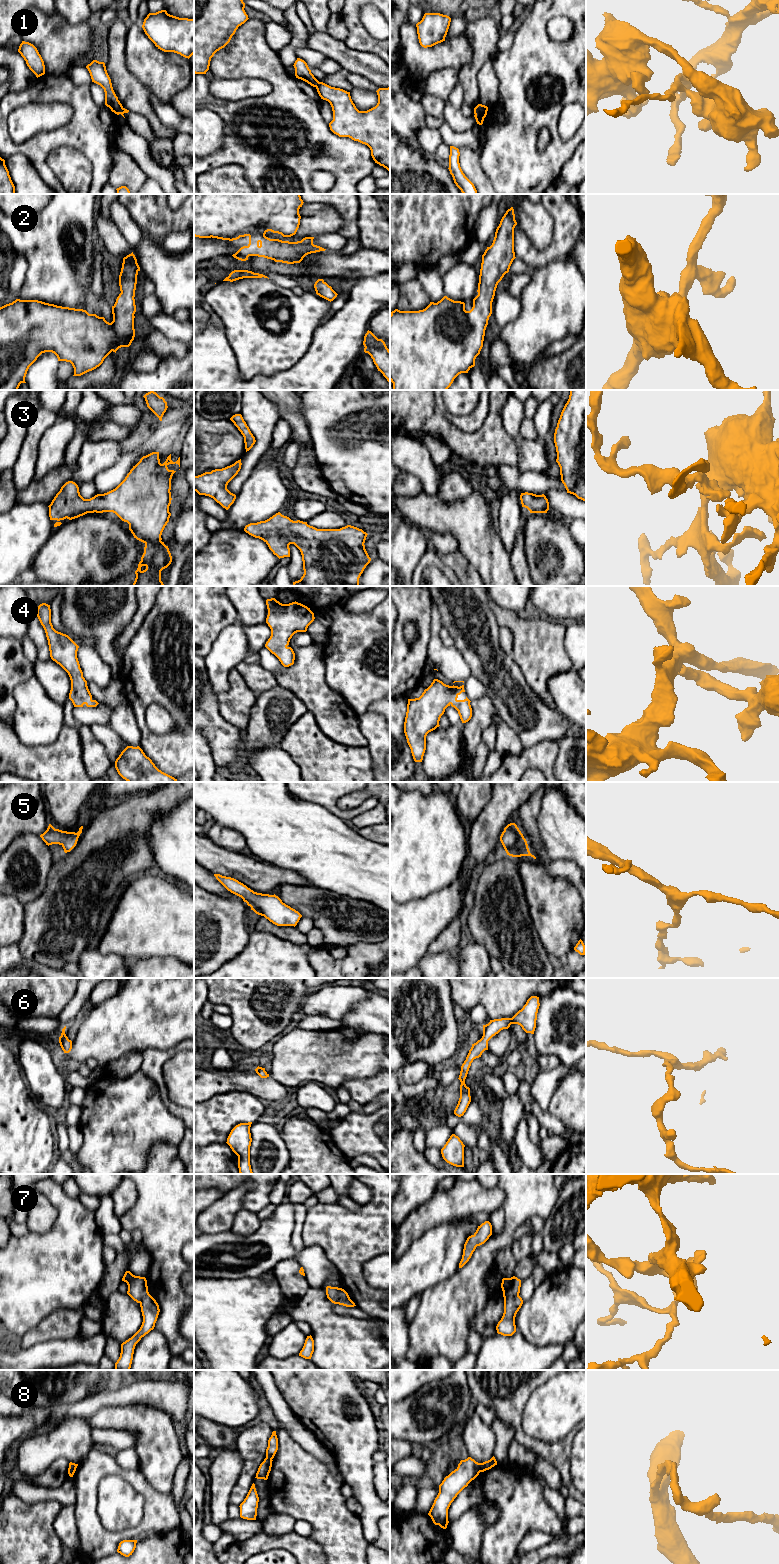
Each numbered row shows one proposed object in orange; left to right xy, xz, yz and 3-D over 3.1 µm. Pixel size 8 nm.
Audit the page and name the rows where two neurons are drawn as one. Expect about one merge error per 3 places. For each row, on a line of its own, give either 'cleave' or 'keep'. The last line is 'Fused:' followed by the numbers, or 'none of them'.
1: cleave
2: keep
3: keep
4: keep
5: keep
6: keep
7: cleave
8: cleave
Fused: 1, 7, 8

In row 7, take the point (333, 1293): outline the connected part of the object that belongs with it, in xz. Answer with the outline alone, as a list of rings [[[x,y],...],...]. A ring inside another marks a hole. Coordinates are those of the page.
[[[331,1286],[326,1287],[327,1298],[334,1304],[337,1304],[339,1302],[340,1292],[341,1288]]]

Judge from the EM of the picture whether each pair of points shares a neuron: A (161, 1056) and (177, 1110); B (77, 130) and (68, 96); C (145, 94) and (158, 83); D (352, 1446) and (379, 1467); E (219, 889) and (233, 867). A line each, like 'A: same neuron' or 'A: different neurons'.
A: same neuron
B: same neuron
C: different neurons
D: different neurons
E: different neurons

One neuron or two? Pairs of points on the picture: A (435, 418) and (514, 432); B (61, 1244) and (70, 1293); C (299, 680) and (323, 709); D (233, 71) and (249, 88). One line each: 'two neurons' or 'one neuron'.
A: two neurons
B: one neuron
C: one neuron
D: two neurons

